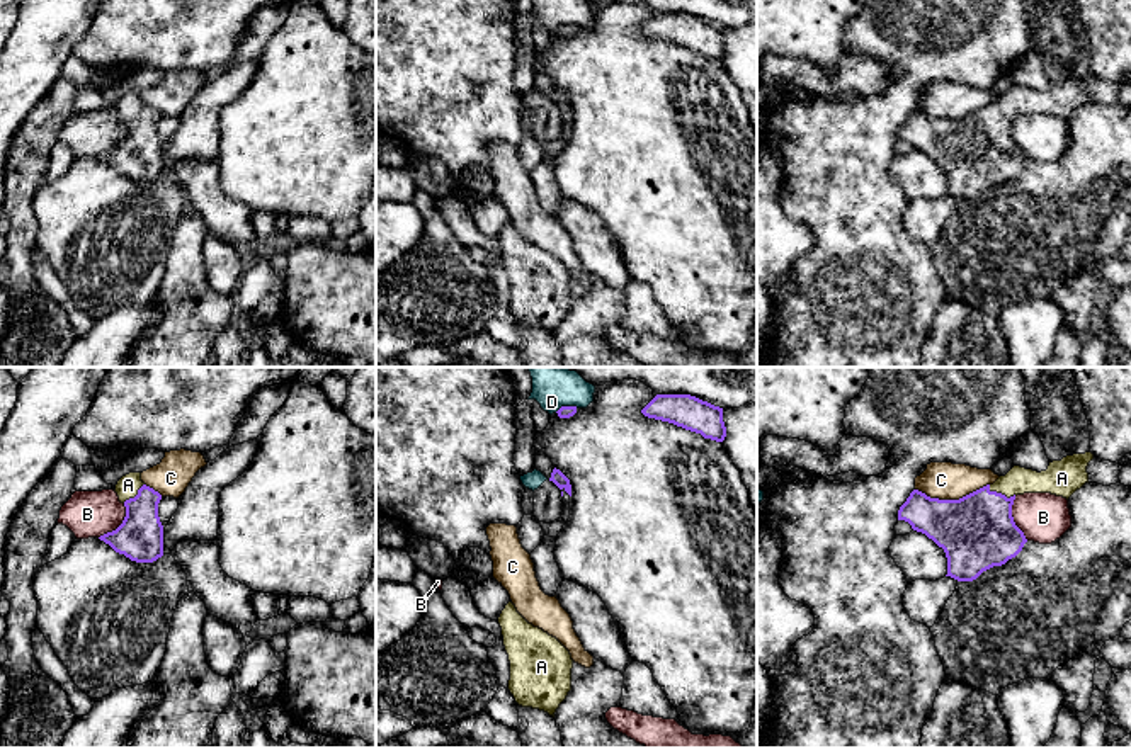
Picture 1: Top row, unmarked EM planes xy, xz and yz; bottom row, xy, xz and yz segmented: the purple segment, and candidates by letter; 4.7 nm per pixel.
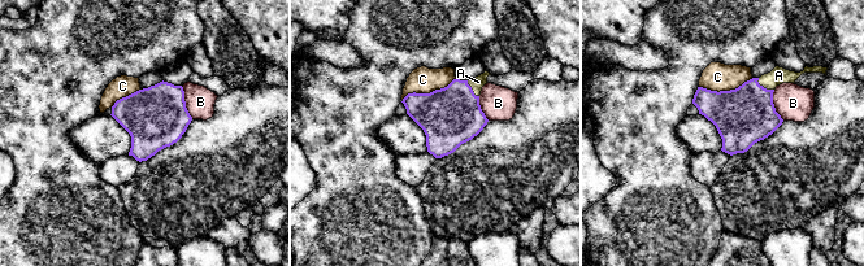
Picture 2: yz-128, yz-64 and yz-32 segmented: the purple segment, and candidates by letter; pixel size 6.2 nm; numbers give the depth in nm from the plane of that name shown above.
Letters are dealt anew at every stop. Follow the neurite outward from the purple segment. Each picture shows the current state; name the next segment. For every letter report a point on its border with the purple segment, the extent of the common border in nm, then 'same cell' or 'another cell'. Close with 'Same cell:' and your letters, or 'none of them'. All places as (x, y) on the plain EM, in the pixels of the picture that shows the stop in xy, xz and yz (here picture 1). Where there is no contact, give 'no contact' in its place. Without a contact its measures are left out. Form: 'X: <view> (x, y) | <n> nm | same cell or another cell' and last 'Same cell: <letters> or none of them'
A: yz (1000, 113) | 140 nm | same cell
B: yz (1012, 138) | 220 nm | another cell
C: yz (951, 119) | 360 nm | another cell
D: xz (565, 26) | 110 nm | another cell
Same cell: A

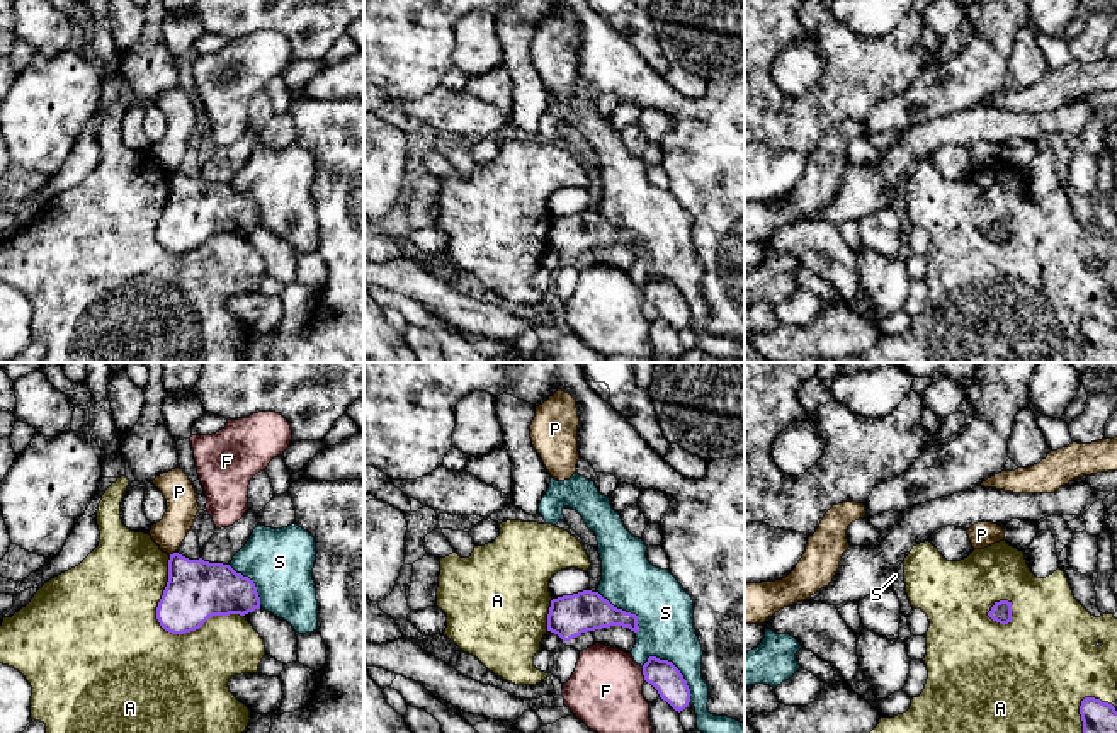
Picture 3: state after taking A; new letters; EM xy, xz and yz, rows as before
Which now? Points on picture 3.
A: xy (169, 250) | 460 nm | another cell
F: xz (643, 293) | 70 nm | another cell
P: xy (174, 172) | 40 nm | another cell
S: xz (679, 291) | 300 nm | another cell
Same cell: none of them

